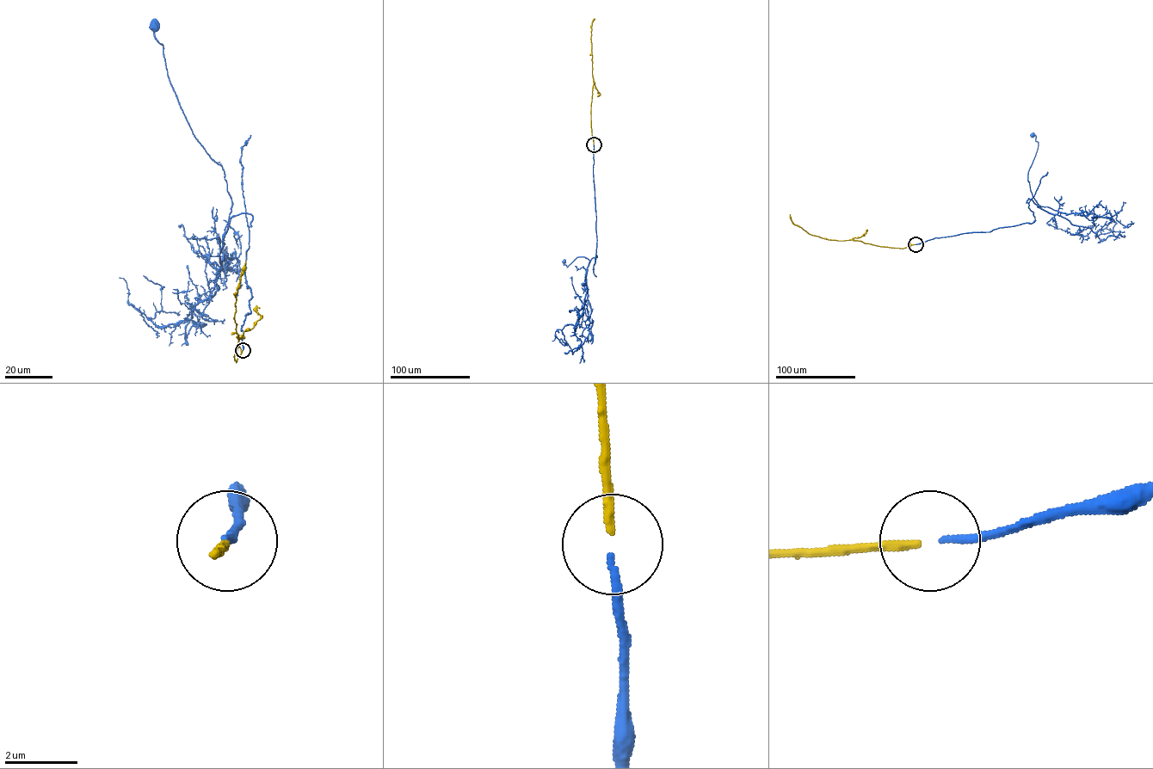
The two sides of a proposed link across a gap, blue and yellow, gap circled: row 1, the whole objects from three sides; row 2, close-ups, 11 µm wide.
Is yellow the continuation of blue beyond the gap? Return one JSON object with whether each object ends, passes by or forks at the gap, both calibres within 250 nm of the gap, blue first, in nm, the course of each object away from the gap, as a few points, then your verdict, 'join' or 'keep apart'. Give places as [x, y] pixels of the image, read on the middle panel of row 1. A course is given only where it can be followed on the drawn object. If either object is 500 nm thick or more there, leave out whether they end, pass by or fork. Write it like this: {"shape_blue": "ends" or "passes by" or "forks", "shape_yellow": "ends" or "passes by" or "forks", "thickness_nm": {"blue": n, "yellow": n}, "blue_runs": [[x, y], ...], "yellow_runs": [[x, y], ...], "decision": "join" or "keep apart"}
{"shape_blue": "ends", "shape_yellow": "ends", "thickness_nm": {"blue": 200, "yellow": 240}, "blue_runs": [[594, 144], [594, 264], [597, 257], [587, 267], [590, 261], [584, 256], [576, 257], [567, 267], [564, 261]], "yellow_runs": [[594, 144], [590, 36], [594, 19]], "decision": "join"}

